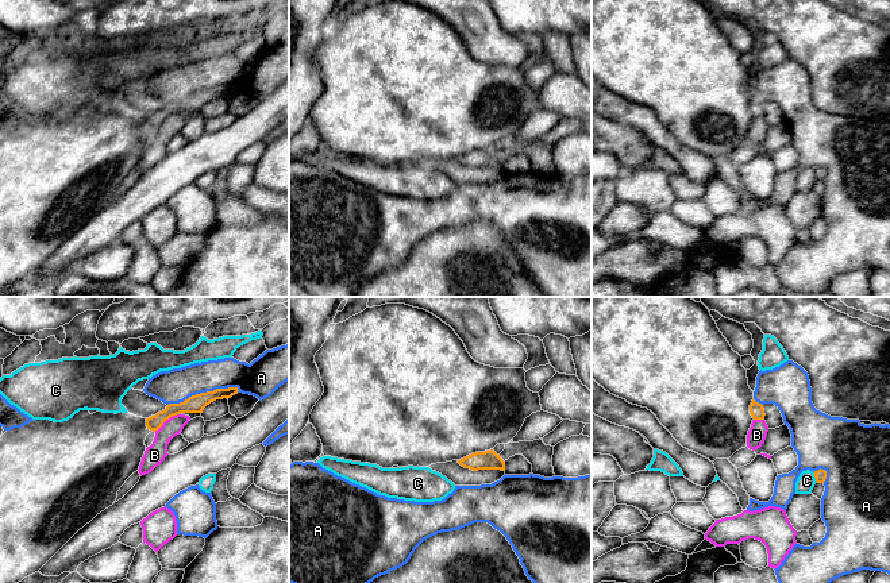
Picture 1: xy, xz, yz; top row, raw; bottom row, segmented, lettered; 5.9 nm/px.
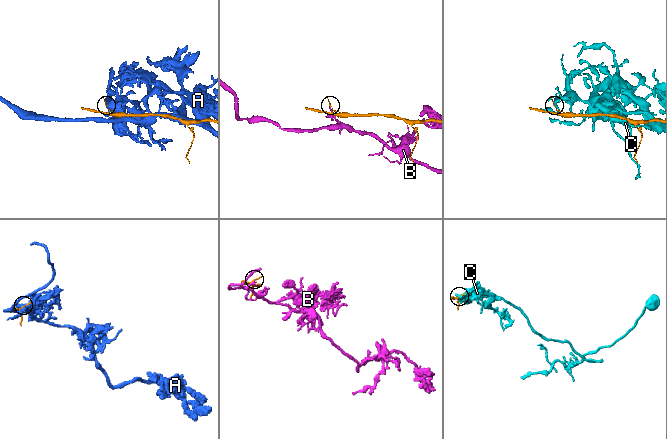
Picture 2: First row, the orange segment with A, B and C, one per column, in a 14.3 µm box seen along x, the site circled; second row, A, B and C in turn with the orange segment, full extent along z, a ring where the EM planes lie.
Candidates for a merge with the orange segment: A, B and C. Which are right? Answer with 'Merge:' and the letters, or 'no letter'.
Merge: no letter

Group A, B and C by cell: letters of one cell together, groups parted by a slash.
A / B / C

